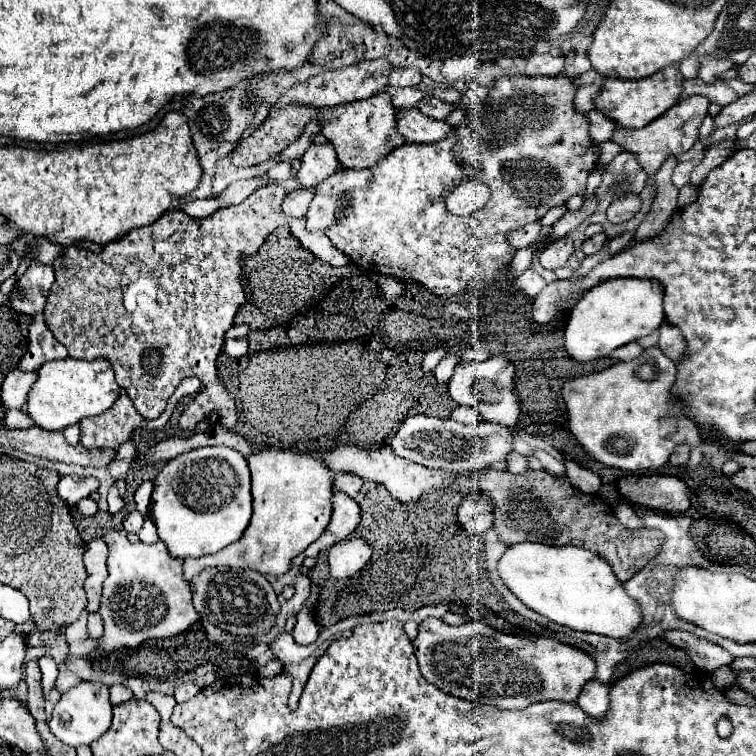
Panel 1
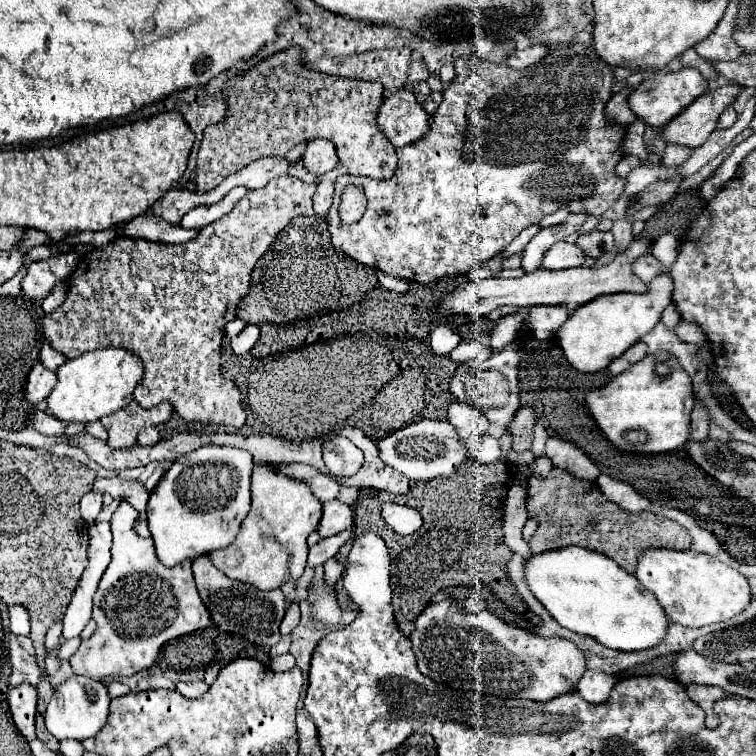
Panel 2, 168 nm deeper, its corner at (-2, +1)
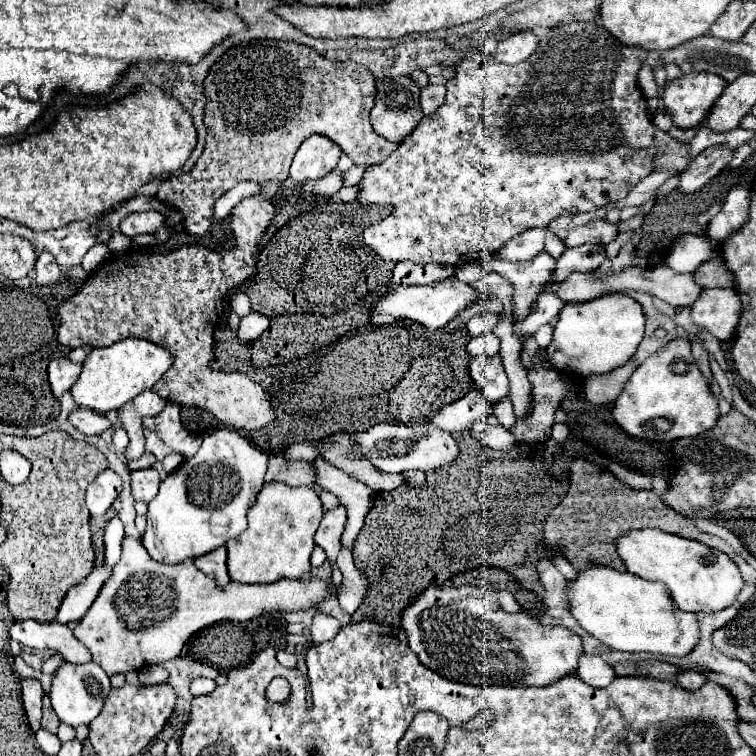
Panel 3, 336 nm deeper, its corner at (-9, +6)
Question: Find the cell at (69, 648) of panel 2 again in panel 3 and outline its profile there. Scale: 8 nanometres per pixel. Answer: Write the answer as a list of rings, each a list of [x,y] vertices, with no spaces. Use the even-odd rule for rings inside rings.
[[[54,653],[50,655],[48,659],[44,659],[42,663],[42,673],[48,673],[48,675],[54,675],[54,671],[58,671],[58,667],[64,663],[64,657],[60,653]]]

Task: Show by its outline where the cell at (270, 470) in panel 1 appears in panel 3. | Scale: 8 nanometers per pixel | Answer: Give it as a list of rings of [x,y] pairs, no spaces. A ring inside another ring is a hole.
[[[264,483],[256,503],[248,511],[248,529],[240,537],[226,543],[228,573],[238,583],[276,583],[280,579],[302,579],[310,571],[310,555],[314,549],[314,533],[322,519],[322,503],[314,489],[290,487],[286,483]]]

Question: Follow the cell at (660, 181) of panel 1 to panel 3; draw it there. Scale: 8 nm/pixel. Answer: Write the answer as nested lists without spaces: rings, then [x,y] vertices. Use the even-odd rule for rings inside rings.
[[[670,127],[670,135],[674,137],[674,139],[678,139],[680,143],[688,143],[694,135],[696,135],[696,127],[690,127],[690,129],[680,129],[680,127]]]

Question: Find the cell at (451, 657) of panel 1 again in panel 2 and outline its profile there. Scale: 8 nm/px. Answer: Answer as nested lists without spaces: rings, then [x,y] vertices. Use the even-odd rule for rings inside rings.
[[[457,600],[429,604],[409,634],[419,670],[437,684],[499,698],[545,702],[571,692],[587,670],[583,652],[565,638],[543,638],[495,620],[491,612],[469,614]]]

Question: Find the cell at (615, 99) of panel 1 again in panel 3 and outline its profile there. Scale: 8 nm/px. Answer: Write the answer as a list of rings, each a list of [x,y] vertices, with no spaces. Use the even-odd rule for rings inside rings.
[[[686,73],[668,81],[668,85],[660,89],[660,99],[664,109],[670,113],[672,123],[676,127],[690,129],[704,121],[724,87],[726,81],[714,73]]]

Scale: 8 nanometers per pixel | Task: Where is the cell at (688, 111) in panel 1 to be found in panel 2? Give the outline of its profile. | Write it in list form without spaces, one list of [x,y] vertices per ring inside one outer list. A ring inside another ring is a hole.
[[[721,86],[713,92],[699,96],[677,118],[663,126],[663,140],[671,144],[685,144],[689,148],[701,146],[717,128],[719,116],[735,102],[741,86]]]

